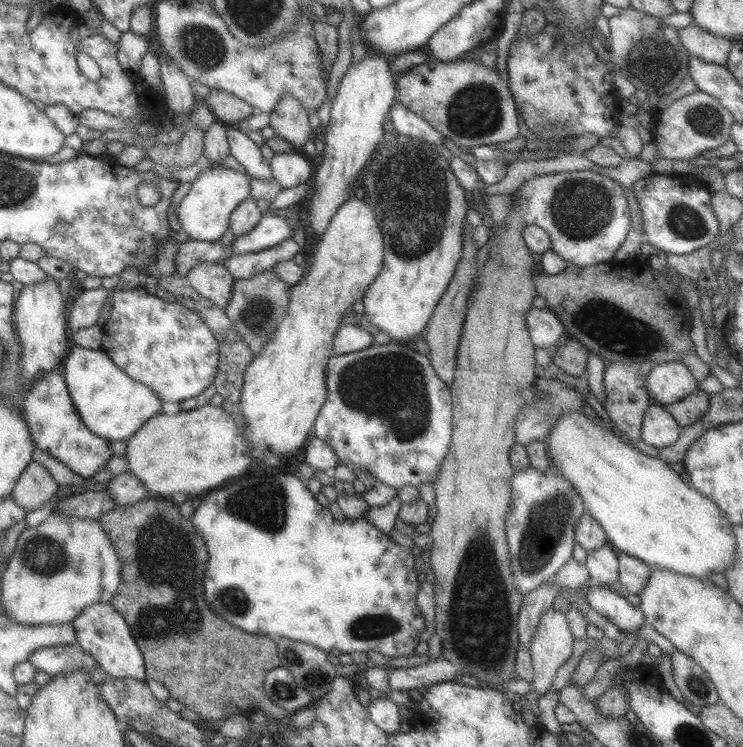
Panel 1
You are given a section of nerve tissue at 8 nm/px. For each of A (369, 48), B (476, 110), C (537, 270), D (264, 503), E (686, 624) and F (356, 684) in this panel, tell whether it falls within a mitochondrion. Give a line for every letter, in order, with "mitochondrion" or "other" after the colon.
A: other
B: mitochondrion
C: other
D: mitochondrion
E: other
F: other

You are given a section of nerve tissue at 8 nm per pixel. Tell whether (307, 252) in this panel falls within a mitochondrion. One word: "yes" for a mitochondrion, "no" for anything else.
no

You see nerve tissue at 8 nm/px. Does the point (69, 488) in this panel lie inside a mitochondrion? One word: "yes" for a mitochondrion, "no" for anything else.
no

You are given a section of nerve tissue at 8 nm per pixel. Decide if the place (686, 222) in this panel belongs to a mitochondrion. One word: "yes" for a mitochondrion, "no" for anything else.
yes

